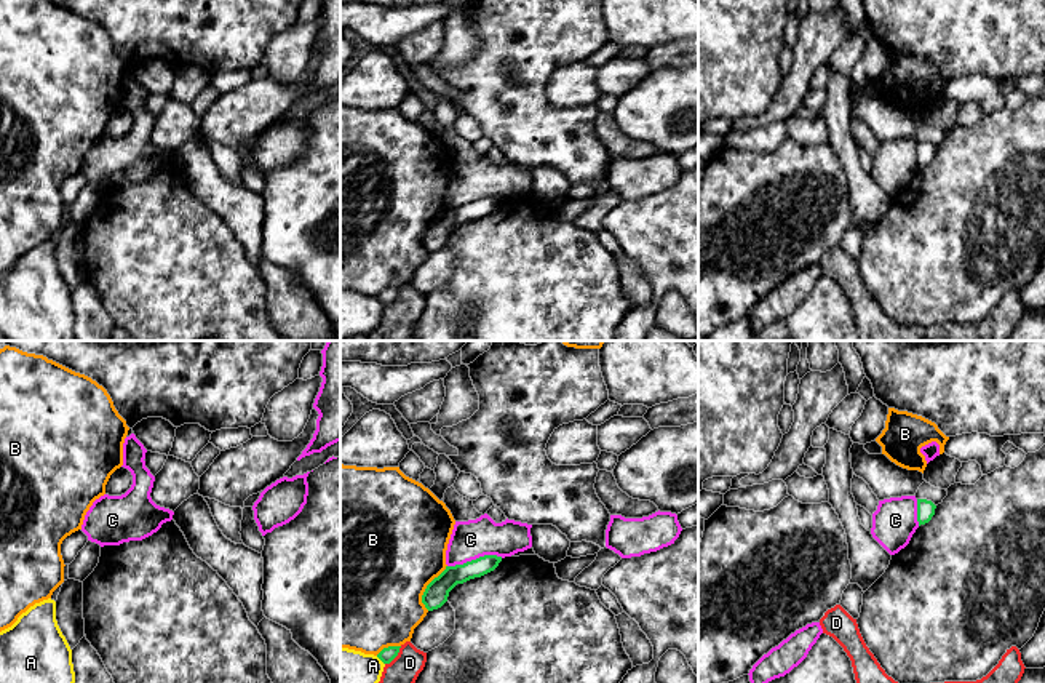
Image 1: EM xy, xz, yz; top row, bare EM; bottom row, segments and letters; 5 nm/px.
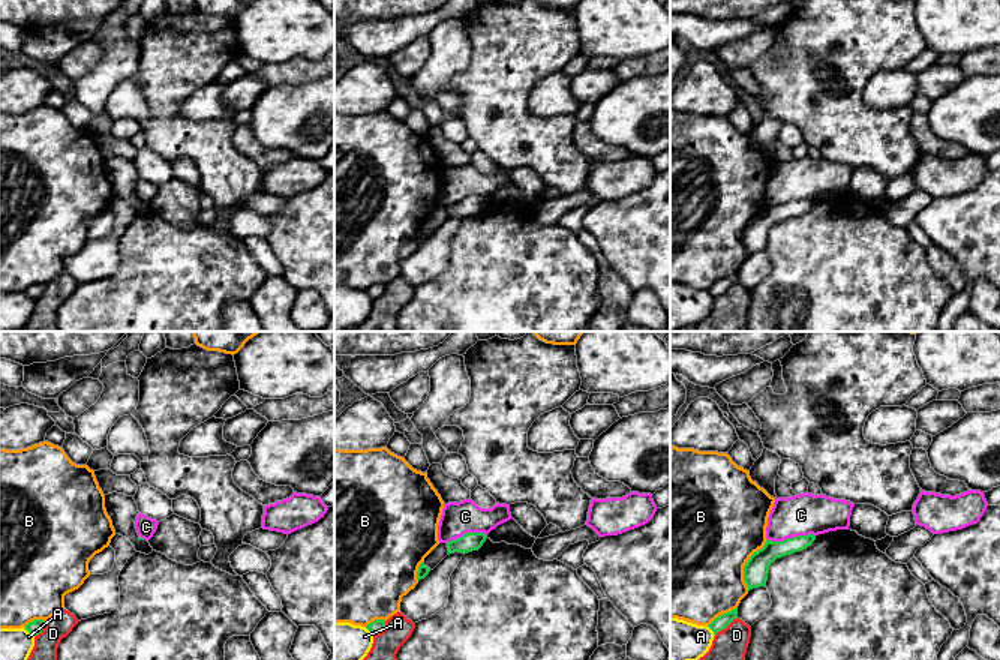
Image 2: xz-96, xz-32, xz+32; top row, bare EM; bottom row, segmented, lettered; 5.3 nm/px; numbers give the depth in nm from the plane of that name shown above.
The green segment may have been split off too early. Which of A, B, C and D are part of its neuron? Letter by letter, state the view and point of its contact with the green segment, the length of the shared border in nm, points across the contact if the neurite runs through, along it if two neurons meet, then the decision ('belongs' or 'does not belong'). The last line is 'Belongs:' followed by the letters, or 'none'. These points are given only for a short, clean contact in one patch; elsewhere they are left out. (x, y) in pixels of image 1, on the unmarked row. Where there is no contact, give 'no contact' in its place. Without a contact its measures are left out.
A: xz (381, 301) | 60 nm | does not belong
B: xz (427, 229) | 260 nm | does not belong
C: xz (476, 200) | 280 nm | along xz (502, 199), (480, 197), (448, 208) | does not belong
D: xz (395, 298) | 130 nm | does not belong
Belongs: none

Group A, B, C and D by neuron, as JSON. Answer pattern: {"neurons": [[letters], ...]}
{"neurons": [["A"], ["B"], ["C"], ["D"]]}

